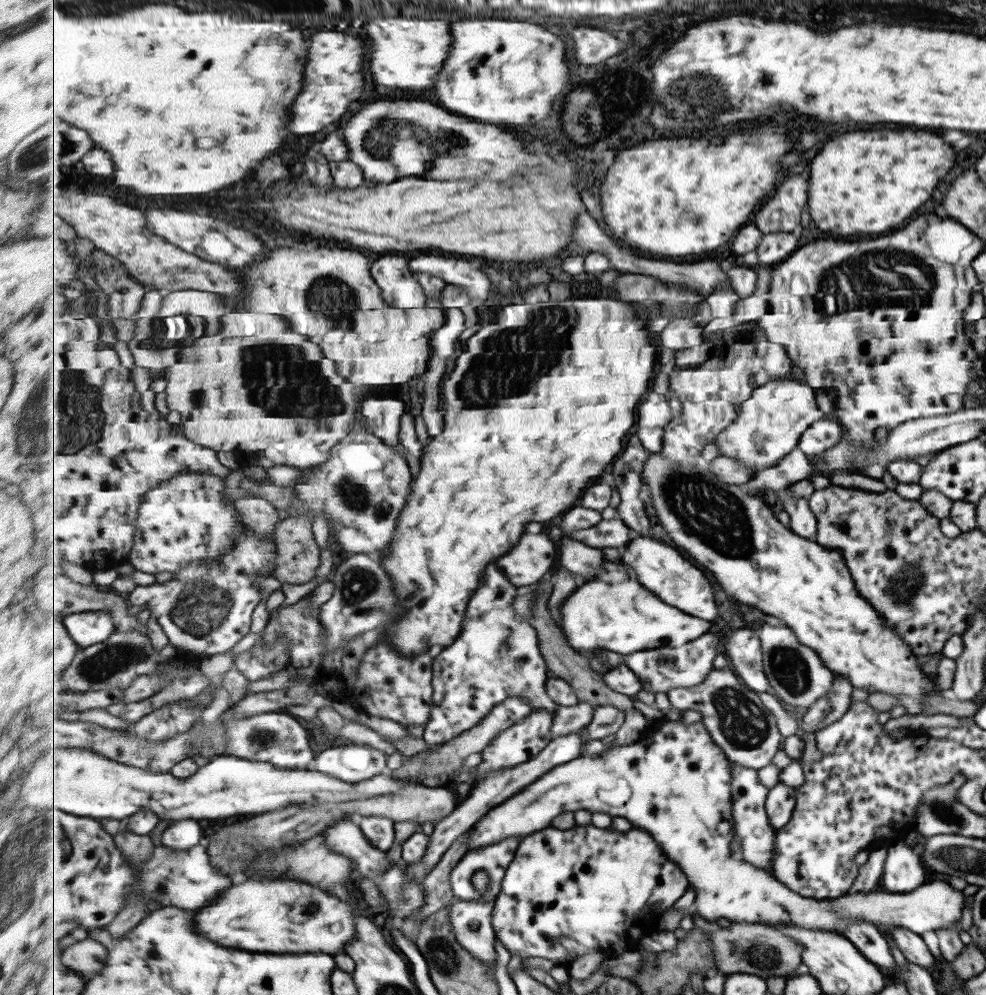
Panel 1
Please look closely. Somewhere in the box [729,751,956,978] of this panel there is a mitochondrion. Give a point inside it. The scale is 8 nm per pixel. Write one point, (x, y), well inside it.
(767, 957)

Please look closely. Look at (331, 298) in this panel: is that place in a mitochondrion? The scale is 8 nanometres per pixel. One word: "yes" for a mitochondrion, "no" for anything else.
yes

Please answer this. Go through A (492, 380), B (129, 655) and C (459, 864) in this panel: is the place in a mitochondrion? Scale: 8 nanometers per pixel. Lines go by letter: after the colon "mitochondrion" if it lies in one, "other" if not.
A: mitochondrion
B: mitochondrion
C: other

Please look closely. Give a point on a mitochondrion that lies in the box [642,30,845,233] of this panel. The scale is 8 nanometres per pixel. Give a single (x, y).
(710, 87)

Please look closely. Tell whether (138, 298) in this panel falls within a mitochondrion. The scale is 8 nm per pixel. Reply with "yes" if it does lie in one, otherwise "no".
no

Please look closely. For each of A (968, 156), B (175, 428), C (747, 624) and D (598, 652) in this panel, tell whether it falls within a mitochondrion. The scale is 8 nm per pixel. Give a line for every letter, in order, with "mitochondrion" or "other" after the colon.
A: other
B: other
C: other
D: other

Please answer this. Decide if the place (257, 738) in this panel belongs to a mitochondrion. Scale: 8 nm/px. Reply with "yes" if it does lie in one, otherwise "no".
yes

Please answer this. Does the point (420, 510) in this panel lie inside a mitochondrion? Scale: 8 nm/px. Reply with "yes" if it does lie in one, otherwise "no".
no

